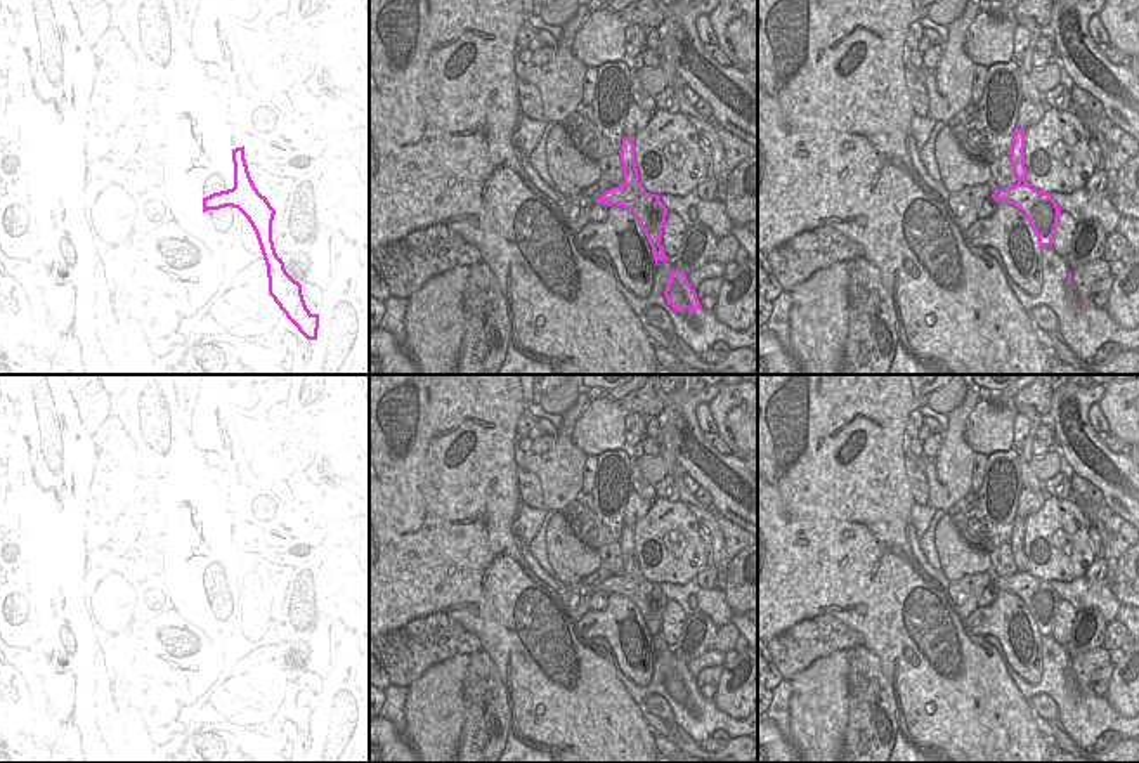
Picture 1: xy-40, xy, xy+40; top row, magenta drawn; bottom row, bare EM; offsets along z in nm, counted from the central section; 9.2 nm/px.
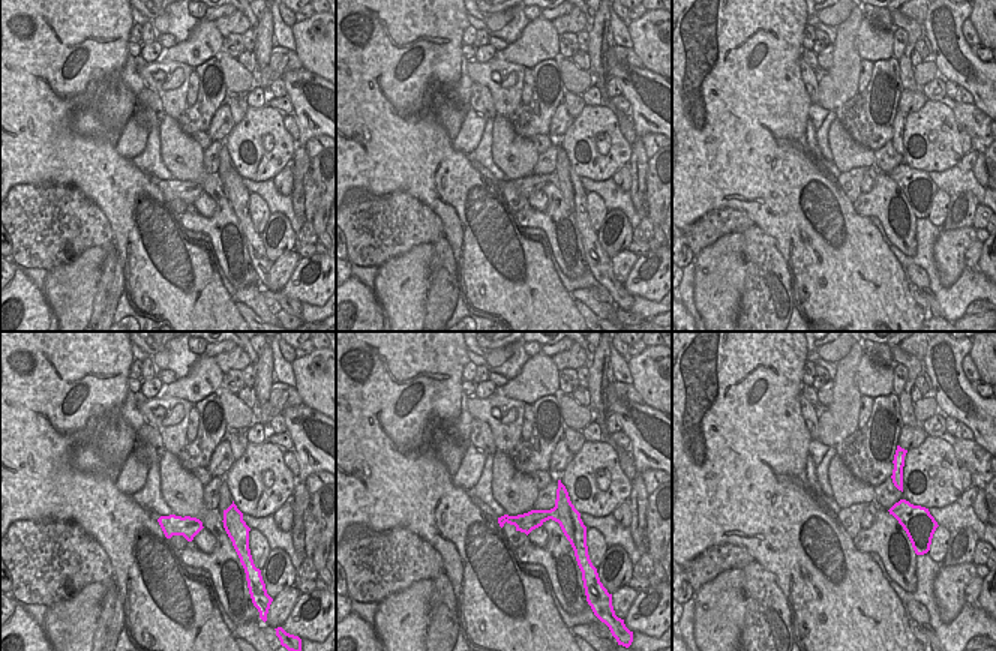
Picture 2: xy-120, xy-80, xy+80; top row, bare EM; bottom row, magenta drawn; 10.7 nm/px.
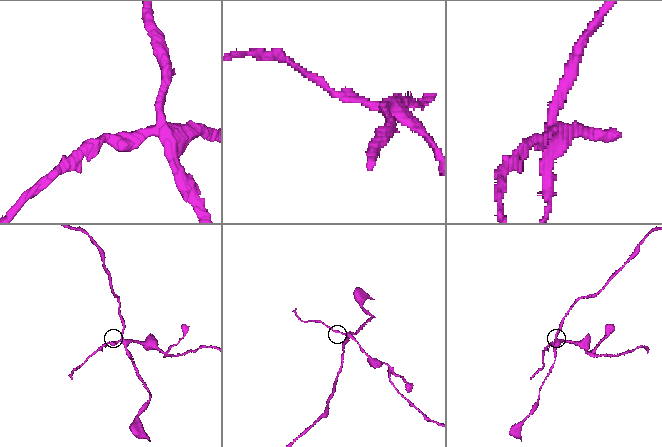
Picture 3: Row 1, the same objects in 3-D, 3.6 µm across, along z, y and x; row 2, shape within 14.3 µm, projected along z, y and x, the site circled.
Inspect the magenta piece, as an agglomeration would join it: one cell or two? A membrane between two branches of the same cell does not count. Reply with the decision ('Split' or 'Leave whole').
Split.

